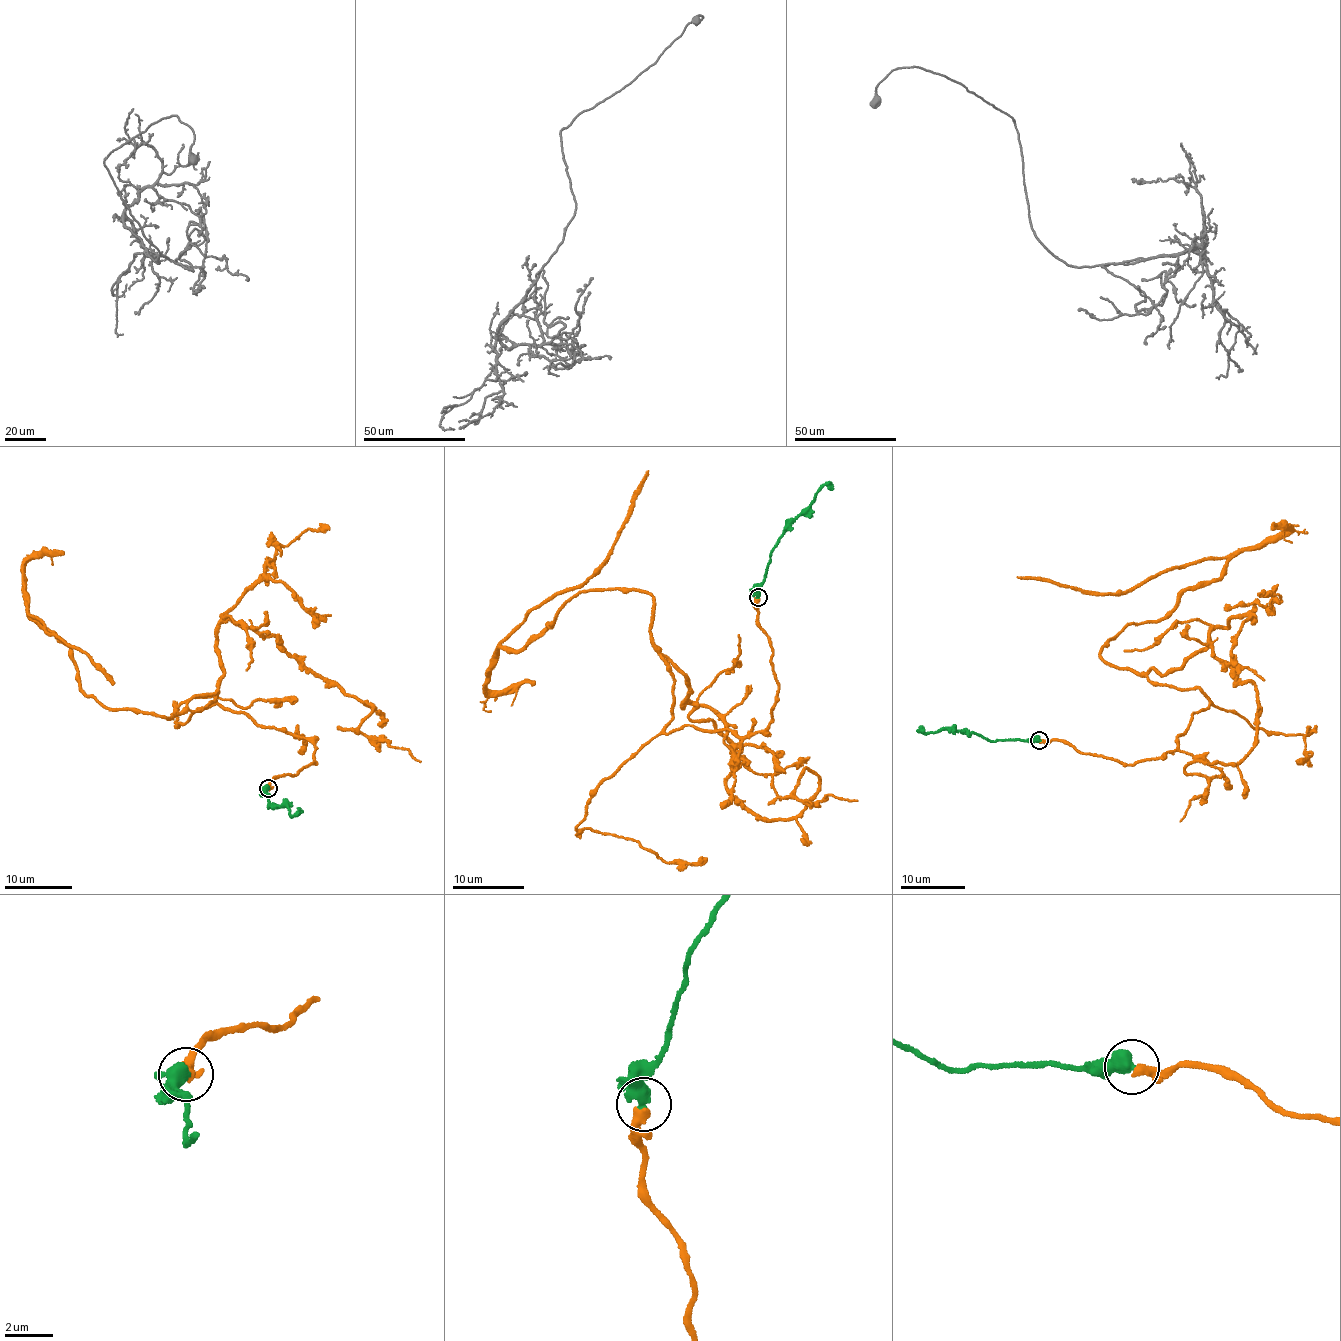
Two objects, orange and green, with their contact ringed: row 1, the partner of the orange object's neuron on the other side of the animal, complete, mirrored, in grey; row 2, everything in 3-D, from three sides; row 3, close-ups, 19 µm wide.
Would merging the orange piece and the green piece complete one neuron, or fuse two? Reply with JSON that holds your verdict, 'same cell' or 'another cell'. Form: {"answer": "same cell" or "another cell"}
{"answer": "same cell"}

